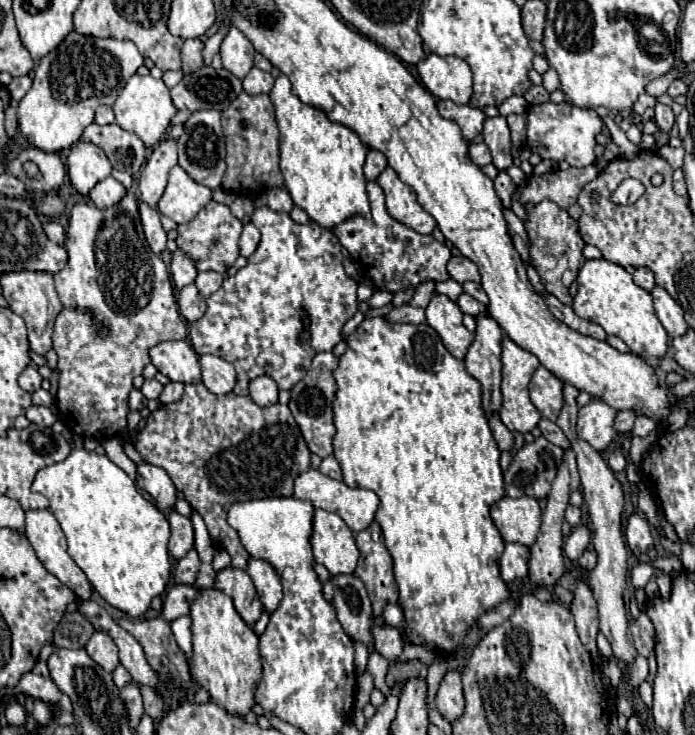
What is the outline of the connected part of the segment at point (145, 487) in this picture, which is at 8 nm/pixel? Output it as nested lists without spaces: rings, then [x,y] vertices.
[[[147,462],[137,464],[137,486],[143,492],[153,496],[155,506],[161,512],[167,514],[173,510],[173,504],[177,500],[177,490],[163,468],[147,464]]]

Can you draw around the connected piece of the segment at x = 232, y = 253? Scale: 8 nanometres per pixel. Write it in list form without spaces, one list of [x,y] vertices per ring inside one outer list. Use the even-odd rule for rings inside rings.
[[[209,202],[189,224],[181,224],[179,228],[177,246],[187,252],[187,256],[195,262],[197,270],[213,270],[225,274],[229,266],[235,264],[239,258],[239,238],[243,232],[243,222],[233,216],[229,206],[219,202]]]

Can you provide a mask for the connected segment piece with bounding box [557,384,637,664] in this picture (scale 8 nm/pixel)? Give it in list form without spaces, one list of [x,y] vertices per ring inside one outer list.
[[[563,384],[563,410],[557,416],[557,426],[565,432],[567,440],[571,442],[573,452],[577,454],[577,466],[581,474],[581,488],[583,488],[583,498],[589,508],[589,520],[593,528],[593,546],[597,552],[597,566],[587,574],[591,592],[597,600],[599,608],[599,622],[601,622],[601,632],[605,638],[611,642],[613,654],[617,660],[623,664],[633,662],[637,652],[629,648],[629,638],[627,638],[627,606],[623,600],[625,592],[625,578],[627,578],[627,550],[625,550],[625,540],[621,532],[621,512],[623,512],[623,490],[617,478],[613,476],[611,468],[607,462],[601,458],[601,454],[585,440],[577,436],[577,416],[579,416],[579,406],[577,406],[577,396],[579,390],[571,384]]]

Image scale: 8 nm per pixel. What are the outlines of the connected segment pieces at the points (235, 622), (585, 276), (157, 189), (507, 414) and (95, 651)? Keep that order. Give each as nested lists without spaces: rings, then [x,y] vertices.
[[[197,588],[197,596],[191,602],[191,632],[193,632],[193,664],[191,664],[191,674],[193,678],[211,694],[211,700],[225,708],[227,712],[239,716],[239,714],[247,714],[253,706],[253,686],[261,676],[261,658],[259,658],[259,638],[253,632],[251,626],[247,626],[243,622],[243,618],[237,614],[233,600],[217,590],[217,588]]]
[[[605,258],[585,260],[577,276],[577,294],[573,298],[573,312],[593,324],[599,324],[607,334],[621,338],[635,354],[645,360],[659,360],[669,350],[669,336],[653,312],[651,294],[639,288],[631,274]]]
[[[163,140],[161,144],[157,144],[157,148],[153,148],[153,152],[145,164],[145,170],[141,172],[139,198],[153,210],[157,210],[157,204],[163,196],[169,170],[177,164],[175,146],[177,146],[177,142],[173,142],[173,140]]]
[[[503,336],[501,348],[503,348],[503,354],[501,354],[501,364],[503,364],[503,382],[501,382],[503,406],[501,406],[501,410],[499,410],[499,416],[501,416],[501,422],[503,422],[511,432],[515,430],[515,432],[527,434],[527,432],[531,432],[531,430],[537,426],[537,422],[541,420],[537,408],[535,408],[535,406],[531,404],[531,400],[529,400],[529,390],[527,390],[527,386],[529,386],[529,382],[531,382],[531,376],[533,376],[535,370],[539,368],[539,360],[537,360],[531,352],[519,348],[519,346],[517,346],[513,340],[509,340],[507,336]]]
[[[95,632],[95,634],[89,638],[85,650],[87,650],[87,654],[89,654],[101,668],[105,668],[107,672],[113,672],[113,670],[119,666],[117,646],[115,646],[115,642],[113,642],[109,636],[105,636],[103,632]]]

